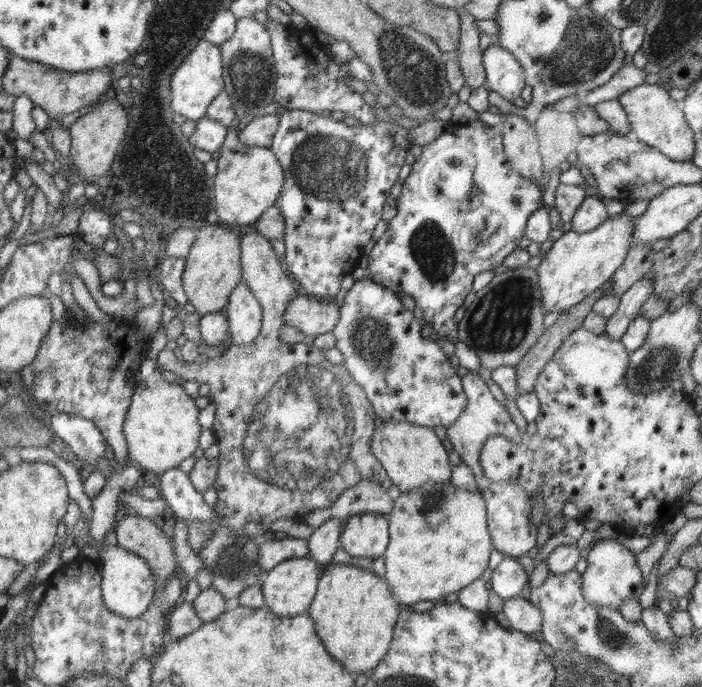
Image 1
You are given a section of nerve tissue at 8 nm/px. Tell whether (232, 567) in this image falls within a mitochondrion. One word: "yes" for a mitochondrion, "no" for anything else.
yes

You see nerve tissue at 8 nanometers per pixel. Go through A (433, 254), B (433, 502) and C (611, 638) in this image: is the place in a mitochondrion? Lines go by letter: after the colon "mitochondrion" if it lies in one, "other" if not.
A: mitochondrion
B: mitochondrion
C: mitochondrion

